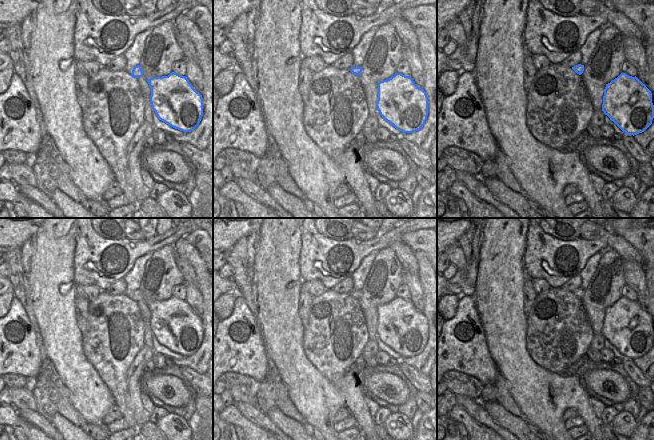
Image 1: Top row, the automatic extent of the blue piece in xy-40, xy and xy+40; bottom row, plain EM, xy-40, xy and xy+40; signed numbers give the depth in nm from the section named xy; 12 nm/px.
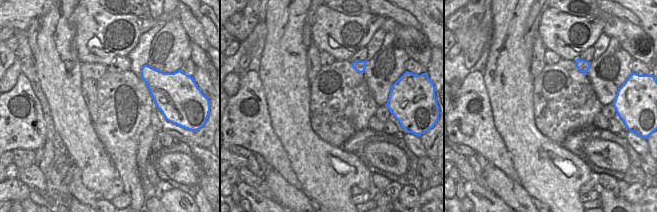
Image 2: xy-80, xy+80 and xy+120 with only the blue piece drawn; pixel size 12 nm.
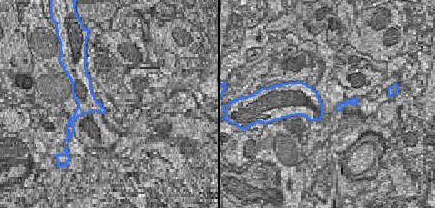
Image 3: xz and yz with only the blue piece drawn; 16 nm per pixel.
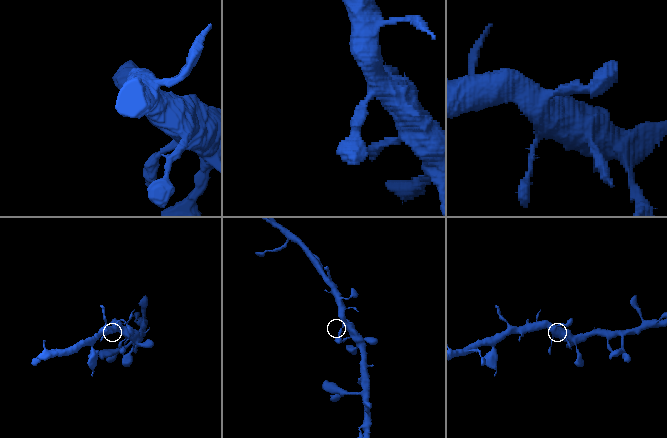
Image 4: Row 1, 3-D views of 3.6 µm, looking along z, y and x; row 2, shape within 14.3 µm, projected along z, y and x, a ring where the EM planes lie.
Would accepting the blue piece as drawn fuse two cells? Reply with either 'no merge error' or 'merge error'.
no merge error

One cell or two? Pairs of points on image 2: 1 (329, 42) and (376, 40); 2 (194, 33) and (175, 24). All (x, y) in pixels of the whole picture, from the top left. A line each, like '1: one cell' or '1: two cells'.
1: two cells
2: two cells

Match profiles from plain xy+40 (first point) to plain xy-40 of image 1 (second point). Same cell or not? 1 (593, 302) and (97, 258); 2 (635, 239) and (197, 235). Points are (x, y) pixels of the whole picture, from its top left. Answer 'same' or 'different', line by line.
1: different
2: same

